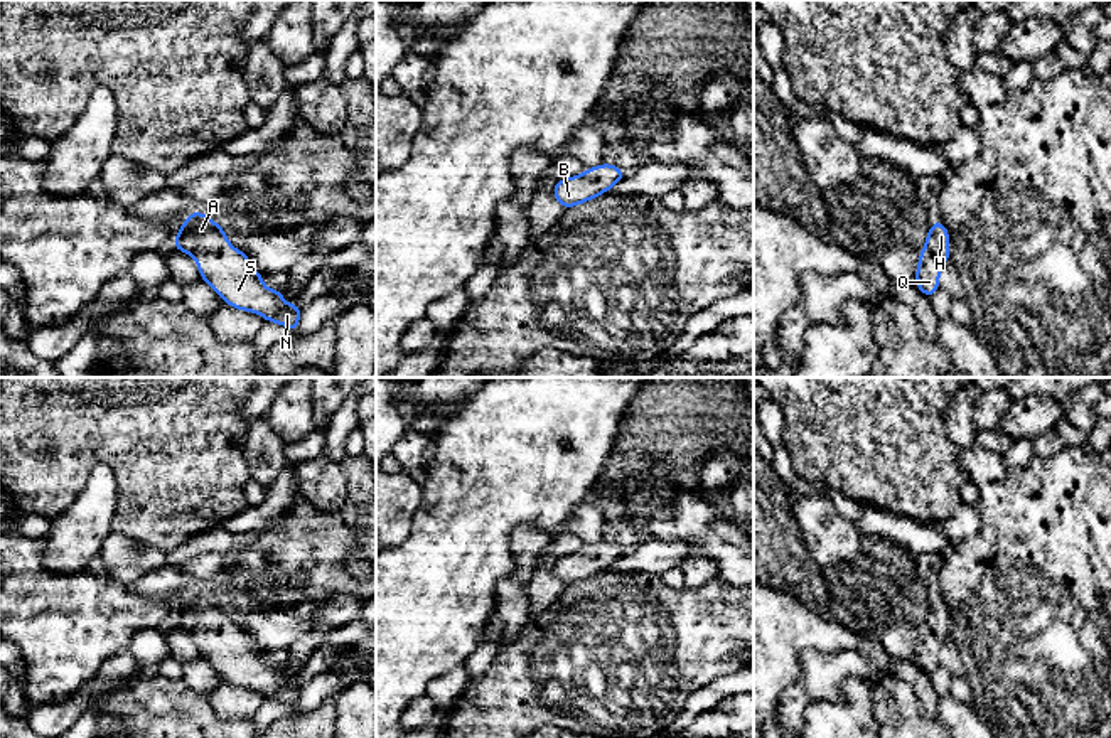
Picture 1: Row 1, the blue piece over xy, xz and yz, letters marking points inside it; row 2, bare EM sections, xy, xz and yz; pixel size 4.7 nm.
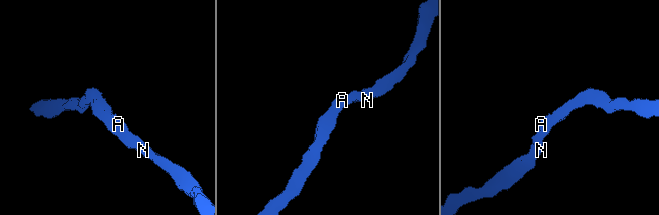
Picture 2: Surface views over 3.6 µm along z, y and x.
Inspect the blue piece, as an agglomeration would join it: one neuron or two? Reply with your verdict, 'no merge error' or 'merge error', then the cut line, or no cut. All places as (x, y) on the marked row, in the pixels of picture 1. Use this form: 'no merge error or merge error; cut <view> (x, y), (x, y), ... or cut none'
no merge error; cut none

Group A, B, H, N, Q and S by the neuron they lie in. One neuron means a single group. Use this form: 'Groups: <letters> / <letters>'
Groups: A B H N Q S

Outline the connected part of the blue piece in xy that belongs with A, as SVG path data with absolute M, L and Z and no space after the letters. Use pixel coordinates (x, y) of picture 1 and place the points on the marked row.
M197 211L189 214L172 246L197 259L201 278L228 305L298 332L302 307L287 303L282 290L266 288L263 273L251 268L250 258L231 246L224 229L209 216Z

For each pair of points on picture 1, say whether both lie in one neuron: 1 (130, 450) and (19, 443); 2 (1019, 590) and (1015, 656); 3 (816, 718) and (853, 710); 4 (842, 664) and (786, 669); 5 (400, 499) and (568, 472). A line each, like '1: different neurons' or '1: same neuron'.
1: same neuron
2: same neuron
3: same neuron
4: different neurons
5: different neurons

